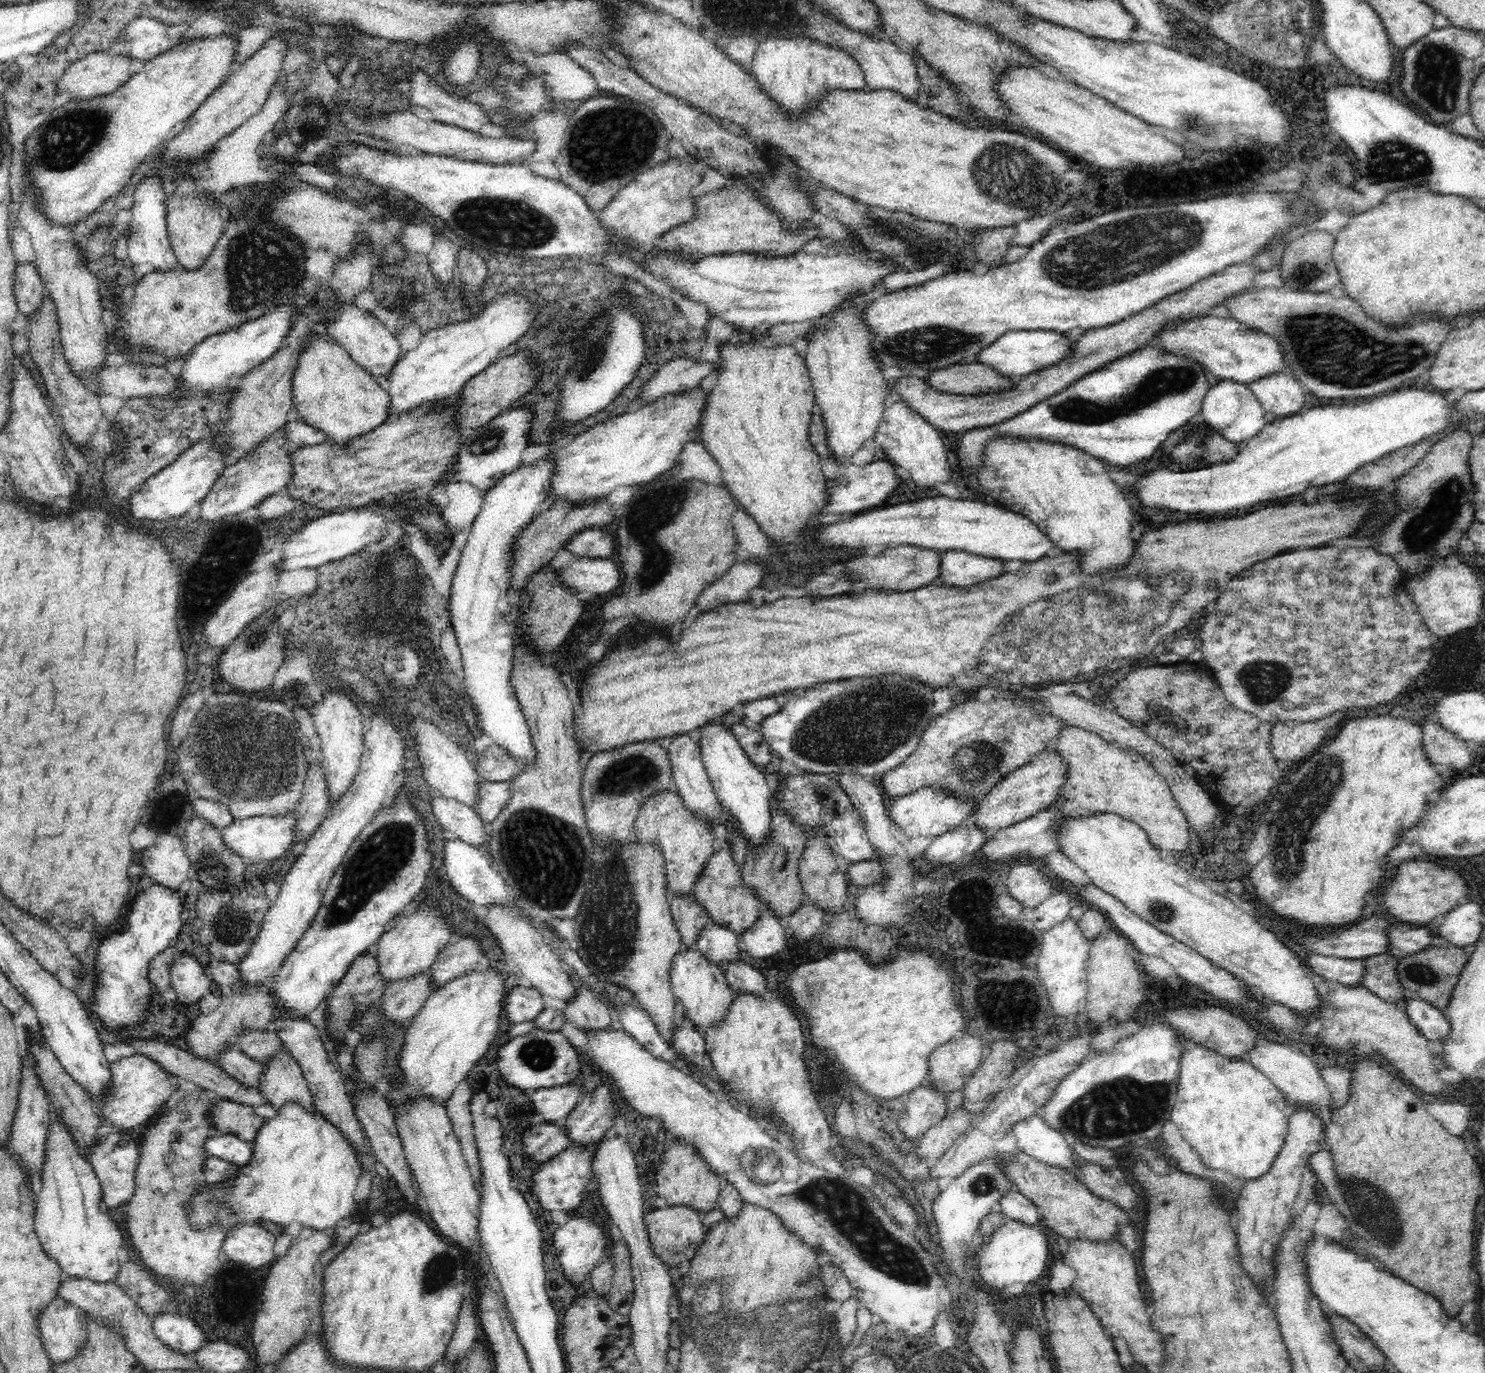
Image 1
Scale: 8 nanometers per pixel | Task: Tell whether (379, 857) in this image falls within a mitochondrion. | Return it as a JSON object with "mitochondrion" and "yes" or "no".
{"mitochondrion":"yes"}

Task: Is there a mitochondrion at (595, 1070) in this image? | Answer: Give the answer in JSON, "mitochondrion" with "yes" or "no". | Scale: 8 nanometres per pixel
{"mitochondrion":"no"}

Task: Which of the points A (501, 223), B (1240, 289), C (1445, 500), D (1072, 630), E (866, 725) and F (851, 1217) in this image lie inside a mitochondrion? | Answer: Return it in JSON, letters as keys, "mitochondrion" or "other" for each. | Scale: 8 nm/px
{"A":"mitochondrion","B":"other","C":"mitochondrion","D":"mitochondrion","E":"mitochondrion","F":"mitochondrion"}

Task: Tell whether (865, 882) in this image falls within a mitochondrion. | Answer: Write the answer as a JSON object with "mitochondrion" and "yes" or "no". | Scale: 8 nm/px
{"mitochondrion":"no"}

